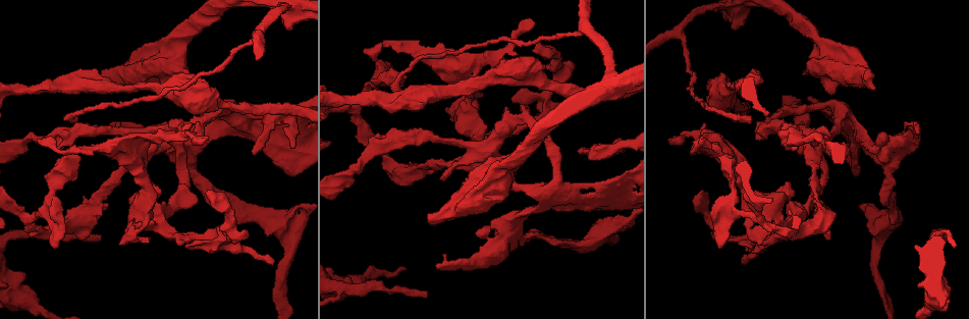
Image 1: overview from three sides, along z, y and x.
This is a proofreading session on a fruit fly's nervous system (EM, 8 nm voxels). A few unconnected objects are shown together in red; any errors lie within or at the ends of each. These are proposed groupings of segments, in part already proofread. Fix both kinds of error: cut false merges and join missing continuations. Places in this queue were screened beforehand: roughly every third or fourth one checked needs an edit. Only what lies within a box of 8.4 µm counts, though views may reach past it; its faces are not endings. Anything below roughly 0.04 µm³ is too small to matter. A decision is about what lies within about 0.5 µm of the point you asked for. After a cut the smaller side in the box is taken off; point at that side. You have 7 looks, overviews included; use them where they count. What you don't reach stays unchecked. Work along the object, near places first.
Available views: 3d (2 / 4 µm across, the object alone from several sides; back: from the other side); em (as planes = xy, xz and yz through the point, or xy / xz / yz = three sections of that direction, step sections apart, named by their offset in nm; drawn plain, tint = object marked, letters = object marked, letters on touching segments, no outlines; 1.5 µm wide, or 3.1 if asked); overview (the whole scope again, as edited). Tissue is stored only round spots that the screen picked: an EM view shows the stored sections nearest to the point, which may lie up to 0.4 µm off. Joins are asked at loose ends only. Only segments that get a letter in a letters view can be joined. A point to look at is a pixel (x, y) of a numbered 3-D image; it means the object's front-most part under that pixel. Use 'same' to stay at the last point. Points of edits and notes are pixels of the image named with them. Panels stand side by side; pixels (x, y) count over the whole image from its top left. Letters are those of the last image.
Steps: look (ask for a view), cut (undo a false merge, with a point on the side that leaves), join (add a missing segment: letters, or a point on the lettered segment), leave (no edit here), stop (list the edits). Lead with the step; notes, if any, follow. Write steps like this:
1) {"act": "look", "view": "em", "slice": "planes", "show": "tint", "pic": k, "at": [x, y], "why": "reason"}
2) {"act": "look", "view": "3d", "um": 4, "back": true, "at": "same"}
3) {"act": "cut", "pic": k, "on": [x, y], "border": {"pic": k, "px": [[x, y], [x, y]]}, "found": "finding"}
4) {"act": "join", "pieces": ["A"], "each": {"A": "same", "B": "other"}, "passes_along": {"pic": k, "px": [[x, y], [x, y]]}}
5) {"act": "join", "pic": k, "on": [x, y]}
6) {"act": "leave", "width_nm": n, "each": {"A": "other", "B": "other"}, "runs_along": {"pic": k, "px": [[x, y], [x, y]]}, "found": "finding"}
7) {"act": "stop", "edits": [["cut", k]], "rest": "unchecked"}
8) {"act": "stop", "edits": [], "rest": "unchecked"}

{"act": "look", "view": "3d", "um": 4, "pic": 1, "at": [273, 263], "why": "branch stops here"}

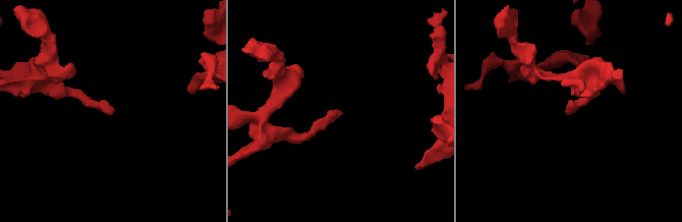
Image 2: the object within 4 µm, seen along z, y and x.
{"act": "look", "view": "em", "slice": "planes", "show": "letters", "pic": 2, "at": [339, 110]}

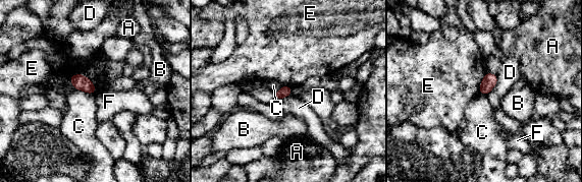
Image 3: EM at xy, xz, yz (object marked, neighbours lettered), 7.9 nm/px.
{"act": "leave", "each": {"A": "other", "B": "other", "C": "other", "D": "other", "E": "other", "F": "other"}, "border": {"pic": 3, "px": [[68, 76], [84, 74], [96, 90]]}, "found": "no lettered segment goes on from it"}

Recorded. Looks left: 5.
{"act": "look", "view": "em", "slice": "yz", "step": 8, "show": "tint", "pic": 1, "at": [424, 53], "why": "sudden change in width"}

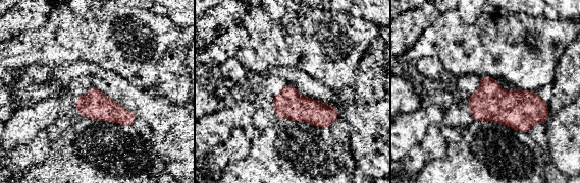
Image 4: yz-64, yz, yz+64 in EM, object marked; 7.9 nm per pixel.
{"act": "look", "view": "em", "slice": "planes", "show": "letters", "at": "same"}

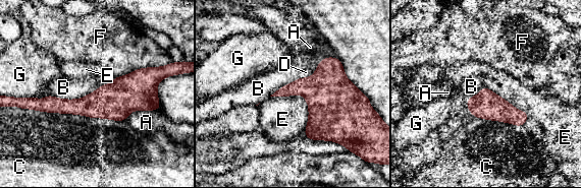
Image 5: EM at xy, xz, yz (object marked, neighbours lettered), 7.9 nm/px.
{"act": "leave", "each": {"A": "other", "B": "other", "C": "other", "D": "other", "E": "other", "F": "other", "G": "other"}, "runs_along": {"pic": 5, "px": [[20, 102], [60, 106], [143, 104]]}, "found": "continuous, no second cell"}

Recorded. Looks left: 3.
{"act": "look", "view": "em", "slice": "xy", "step": 8, "show": "letters", "pic": 1, "at": [875, 88], "why": "an open end"}

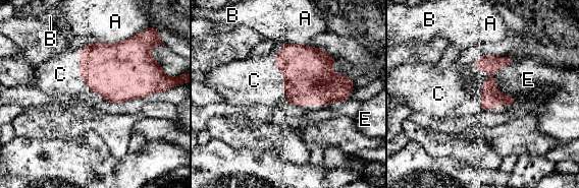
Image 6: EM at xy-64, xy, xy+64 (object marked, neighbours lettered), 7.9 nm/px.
{"act": "join", "pieces": ["C"], "each": {"A": "other", "B": "other", "C": "same", "E": "other"}, "found": "it goes on there"}

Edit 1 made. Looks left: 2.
{"act": "stop", "edits": [["join", 6]], "rest": "unchecked"}

